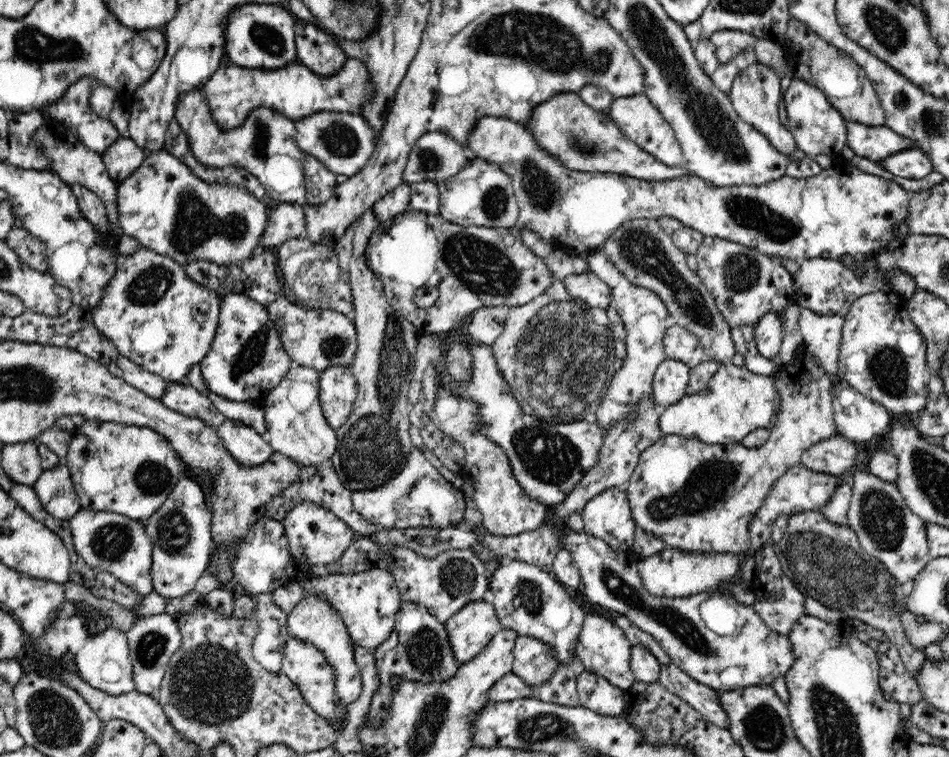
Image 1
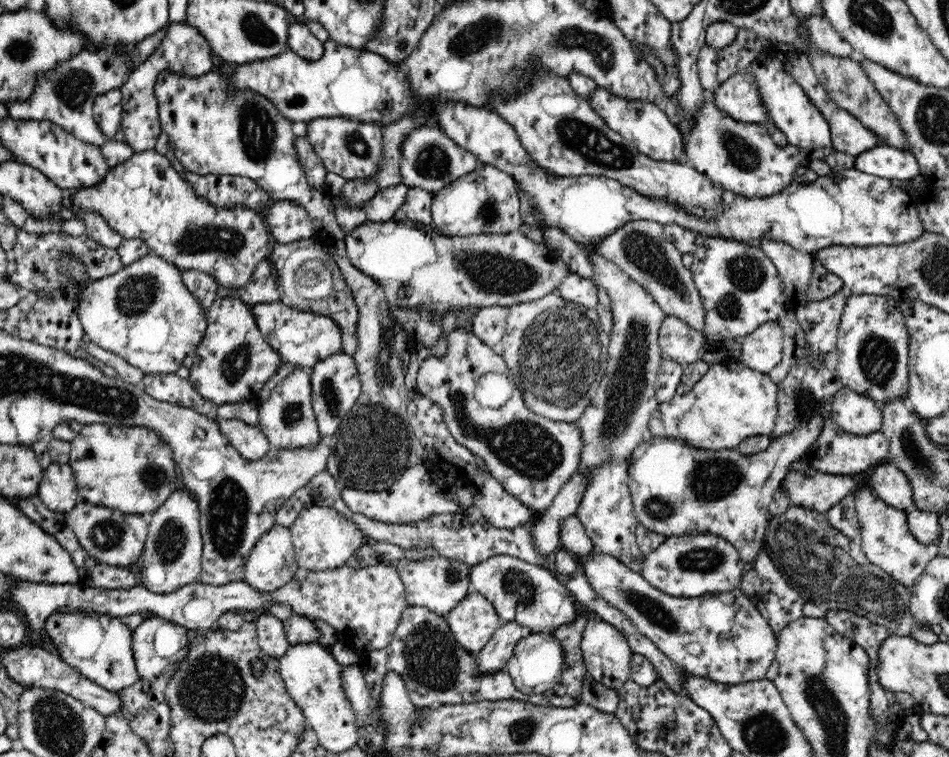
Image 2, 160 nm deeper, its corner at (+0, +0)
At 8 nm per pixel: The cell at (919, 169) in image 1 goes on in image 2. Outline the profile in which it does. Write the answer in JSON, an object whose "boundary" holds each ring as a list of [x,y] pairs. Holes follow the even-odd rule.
{"boundary":[[[886,144],[868,148],[854,156],[854,168],[859,172],[888,180],[910,180],[921,174],[918,161],[910,151]]]}

